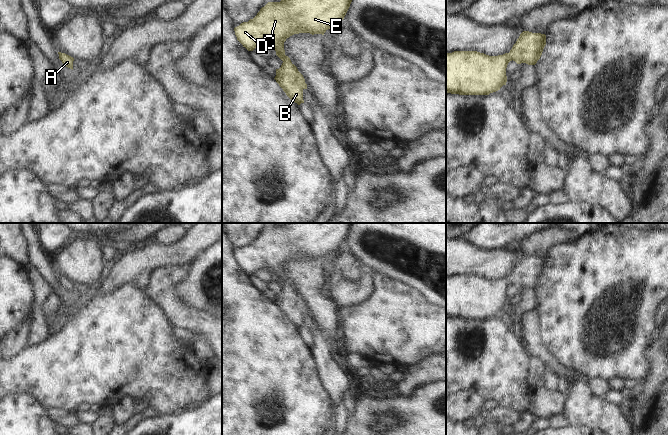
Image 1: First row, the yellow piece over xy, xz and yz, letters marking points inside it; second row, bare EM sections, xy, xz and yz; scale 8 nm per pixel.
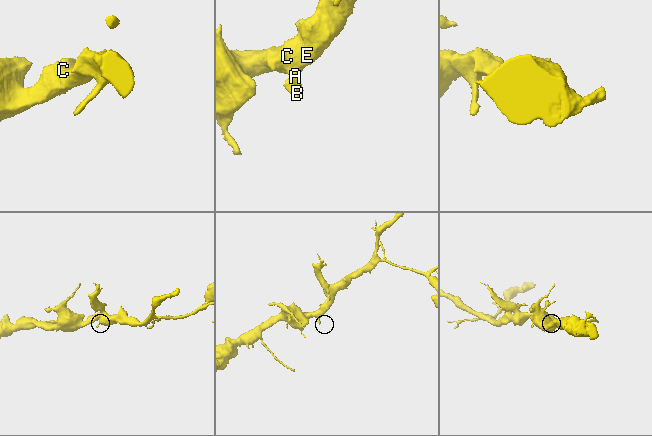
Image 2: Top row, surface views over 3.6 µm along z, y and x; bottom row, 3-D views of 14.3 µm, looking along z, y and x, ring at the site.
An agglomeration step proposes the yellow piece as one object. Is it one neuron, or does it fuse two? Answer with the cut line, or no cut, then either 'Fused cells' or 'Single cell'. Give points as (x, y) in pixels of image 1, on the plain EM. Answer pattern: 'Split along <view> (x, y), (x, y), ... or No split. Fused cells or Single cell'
No split. Single cell

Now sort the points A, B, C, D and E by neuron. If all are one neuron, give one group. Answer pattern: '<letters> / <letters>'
A B C D E

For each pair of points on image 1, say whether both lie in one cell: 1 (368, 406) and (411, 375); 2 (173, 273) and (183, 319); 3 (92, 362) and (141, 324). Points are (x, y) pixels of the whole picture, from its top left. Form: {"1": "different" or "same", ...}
{"1": "different", "2": "same", "3": "same"}

